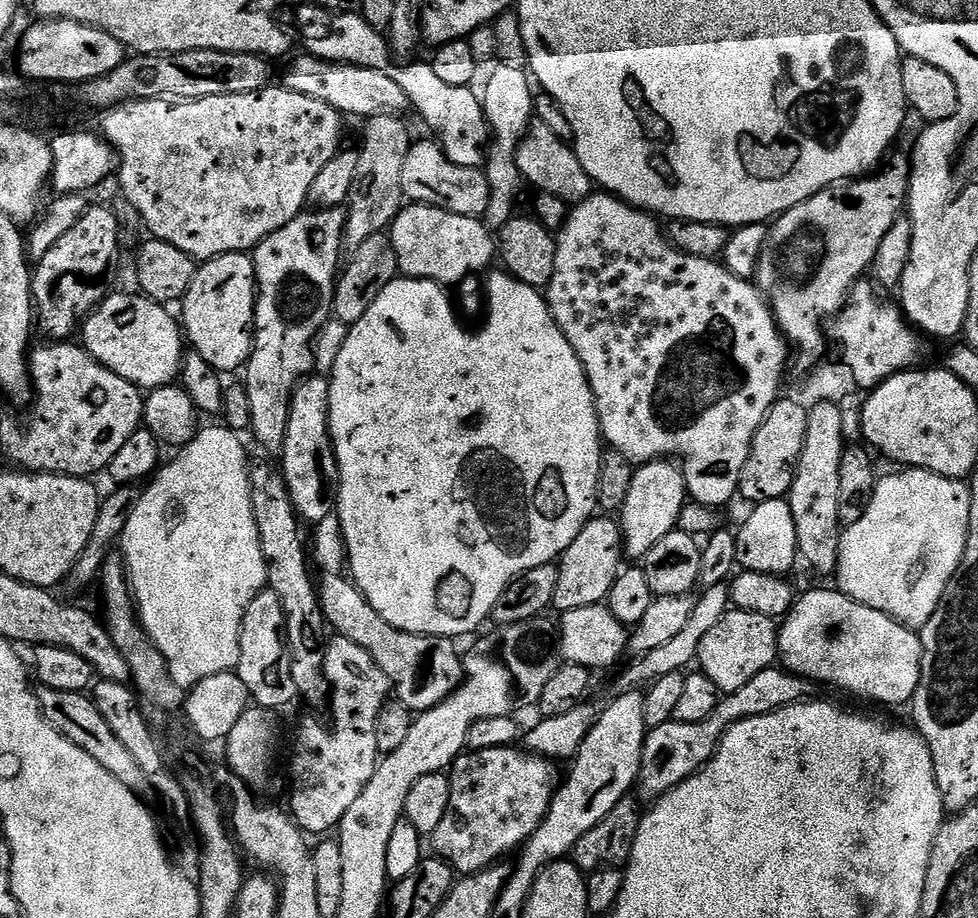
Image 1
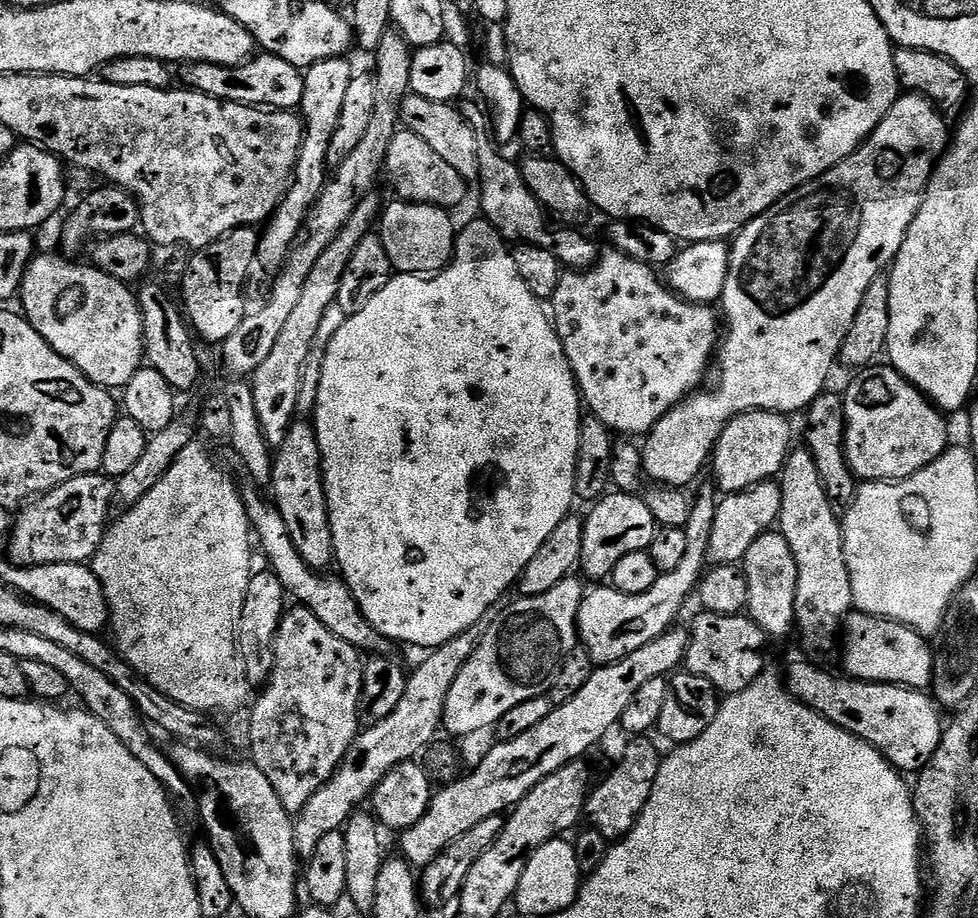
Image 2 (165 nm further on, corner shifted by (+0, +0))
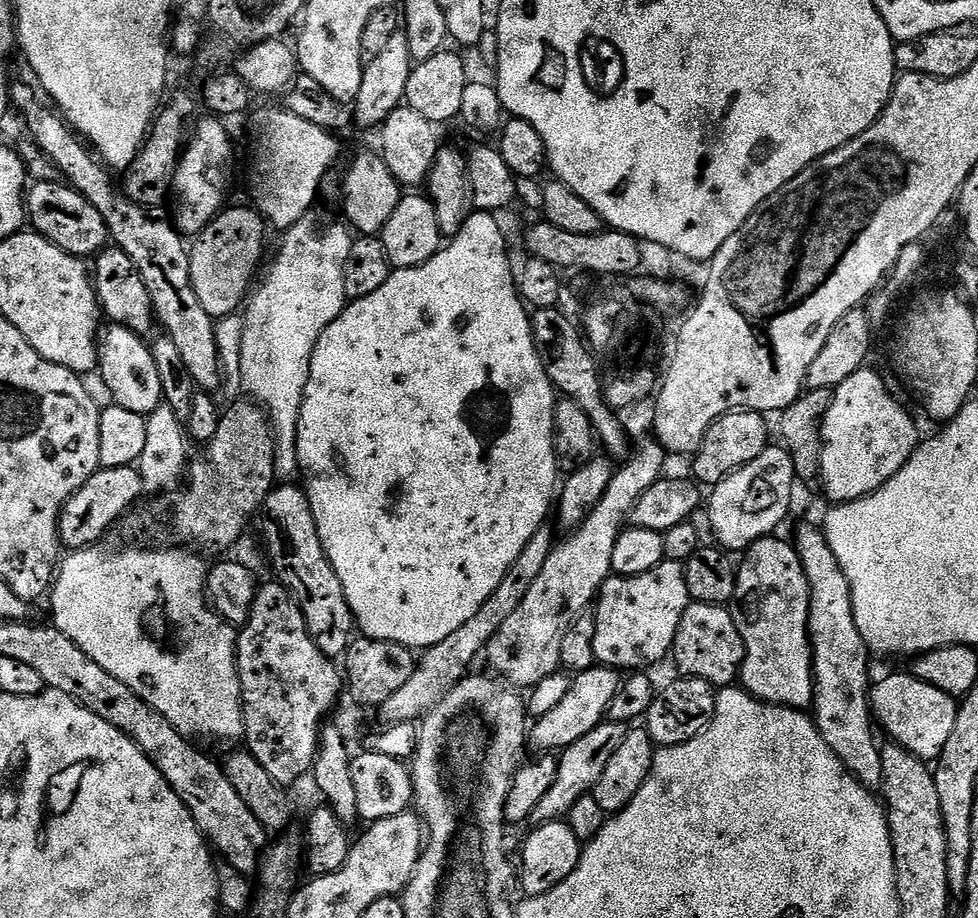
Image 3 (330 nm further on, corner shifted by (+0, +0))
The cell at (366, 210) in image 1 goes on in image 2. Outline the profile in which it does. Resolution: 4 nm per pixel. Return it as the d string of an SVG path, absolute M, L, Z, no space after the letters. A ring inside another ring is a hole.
M359 222L347 224L337 234L336 240L330 242L326 250L322 250L322 258L314 262L314 270L310 270L310 278L306 278L306 286L302 286L298 306L290 310L290 319L285 323L272 353L262 361L262 366L258 366L258 370L250 378L254 410L258 410L258 422L262 422L262 434L274 450L280 448L282 442L286 442L286 434L292 429L300 412L300 390L304 368L309 360L313 359L312 348L317 347L318 326L322 326L326 310L334 307L338 290L342 286L342 278L346 274L346 266L350 266L350 258L354 258L354 250L365 235L366 229Z

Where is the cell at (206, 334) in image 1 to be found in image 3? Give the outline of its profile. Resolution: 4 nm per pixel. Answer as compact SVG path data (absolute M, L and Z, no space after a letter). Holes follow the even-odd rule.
M252 206L232 207L225 207L190 244L190 278L194 294L198 294L202 310L213 318L231 316L241 311L242 305L249 299L256 267L264 256L264 217Z

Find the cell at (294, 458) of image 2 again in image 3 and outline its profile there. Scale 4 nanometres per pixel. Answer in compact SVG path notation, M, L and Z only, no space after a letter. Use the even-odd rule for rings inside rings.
M292 482L281 483L264 499L262 516L268 519L264 524L268 556L276 571L275 579L284 585L302 610L318 650L327 656L340 658L354 639L354 617L346 602L342 582L338 582L338 574L334 574L334 566L330 566L322 540L318 538L318 528L304 489L294 485Z

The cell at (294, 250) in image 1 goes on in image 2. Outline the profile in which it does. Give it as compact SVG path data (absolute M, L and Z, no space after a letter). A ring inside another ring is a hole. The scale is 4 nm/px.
M344 58L323 60L304 72L304 89L302 90L302 102L299 111L304 122L304 145L300 151L300 157L296 163L296 175L284 200L267 221L260 238L258 249L259 259L268 264L280 266L287 261L288 253L293 244L300 239L304 231L304 223L312 204L322 194L324 185L330 175L328 151L330 142L334 138L334 130L338 130L338 118L342 118L342 105L346 98L346 89L354 75L354 69L348 65Z

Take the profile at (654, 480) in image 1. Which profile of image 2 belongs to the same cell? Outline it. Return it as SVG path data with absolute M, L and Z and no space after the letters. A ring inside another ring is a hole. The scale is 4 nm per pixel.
M904 94L894 102L894 106L888 111L888 116L877 128L869 134L867 140L857 148L854 154L850 154L842 162L838 162L826 174L814 178L809 184L803 184L784 196L770 210L766 210L758 218L754 218L746 227L736 233L730 244L728 256L728 277L722 297L724 304L723 315L726 317L726 335L718 348L718 364L720 360L720 377L716 380L716 388L709 392L697 390L683 400L681 404L675 404L665 416L652 427L647 433L642 444L642 472L660 486L670 488L687 489L687 484L699 474L705 471L709 463L712 449L716 447L718 438L722 434L724 425L731 422L735 416L741 416L743 412L778 412L781 414L793 414L792 412L803 413L809 404L813 404L819 398L821 392L825 391L828 375L832 367L837 367L840 348L844 344L846 334L850 326L854 326L854 314L858 314L858 306L862 306L862 294L870 290L870 282L874 282L877 276L881 275L896 259L898 250L906 238L906 230L910 230L910 222L920 209L920 203L928 183L932 177L932 171L936 169L936 162L948 150L950 143L950 124L944 121L945 113L937 108L932 101L919 94Z

